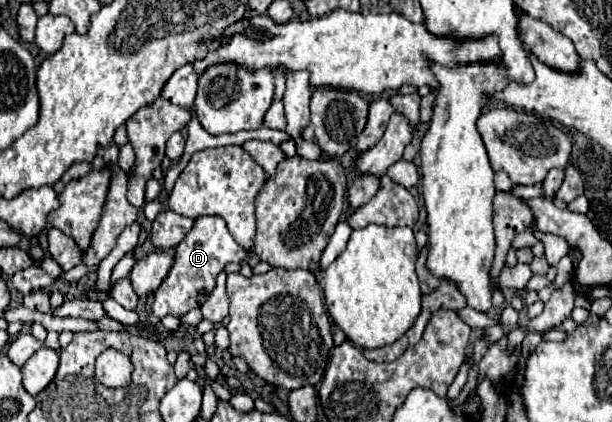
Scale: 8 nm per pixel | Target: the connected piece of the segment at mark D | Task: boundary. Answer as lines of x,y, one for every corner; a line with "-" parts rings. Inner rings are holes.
200,216
194,220
194,230
174,248
174,264
164,282
154,292
152,316
162,320
164,316
182,316
200,306
198,296
202,292
212,294
216,288
216,276
230,262
244,262
248,252
230,236
226,222
220,216

